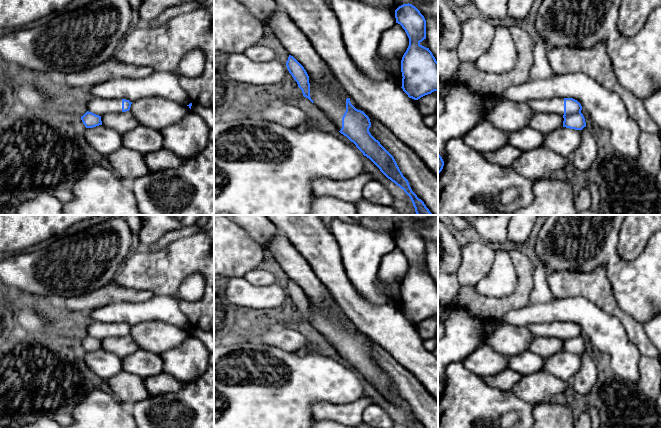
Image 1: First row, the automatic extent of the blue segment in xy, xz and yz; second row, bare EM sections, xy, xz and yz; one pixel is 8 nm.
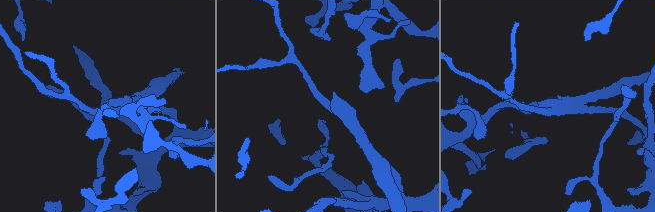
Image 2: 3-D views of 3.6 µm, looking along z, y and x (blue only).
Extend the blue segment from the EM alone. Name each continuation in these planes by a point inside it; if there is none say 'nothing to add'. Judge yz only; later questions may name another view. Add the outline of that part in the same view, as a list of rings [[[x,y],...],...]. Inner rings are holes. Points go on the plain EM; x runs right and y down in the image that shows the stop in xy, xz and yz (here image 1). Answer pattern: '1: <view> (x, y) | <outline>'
1: yz (555, 329) | [[[564,322],[533,324],[525,326],[535,337],[556,337],[564,339]]]

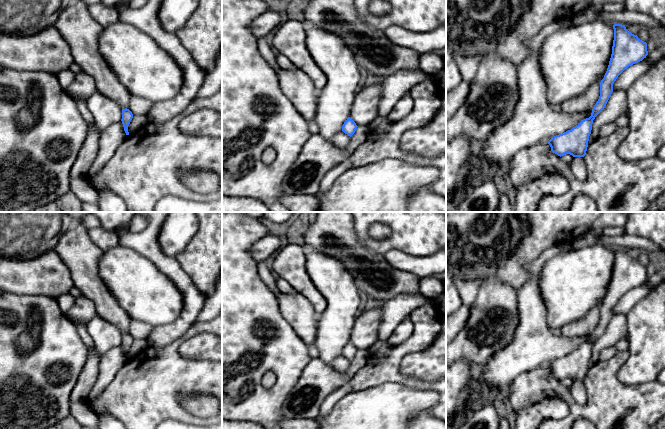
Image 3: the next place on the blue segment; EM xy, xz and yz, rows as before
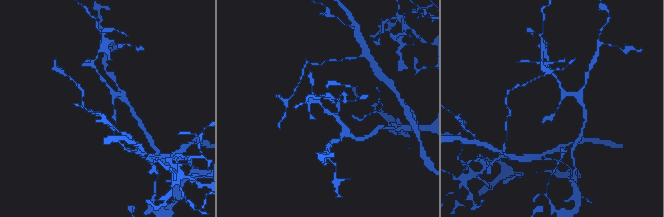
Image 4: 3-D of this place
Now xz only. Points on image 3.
nothing to add

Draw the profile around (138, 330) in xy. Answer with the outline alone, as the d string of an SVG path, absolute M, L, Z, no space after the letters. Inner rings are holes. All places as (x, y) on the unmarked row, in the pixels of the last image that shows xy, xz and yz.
M130 319L129 334L132 336L133 339L147 340L152 330L152 325L142 321Z

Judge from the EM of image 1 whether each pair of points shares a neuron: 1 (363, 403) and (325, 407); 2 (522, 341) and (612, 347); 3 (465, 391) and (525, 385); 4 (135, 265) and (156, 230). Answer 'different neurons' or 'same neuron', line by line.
1: same neuron
2: different neurons
3: different neurons
4: different neurons

